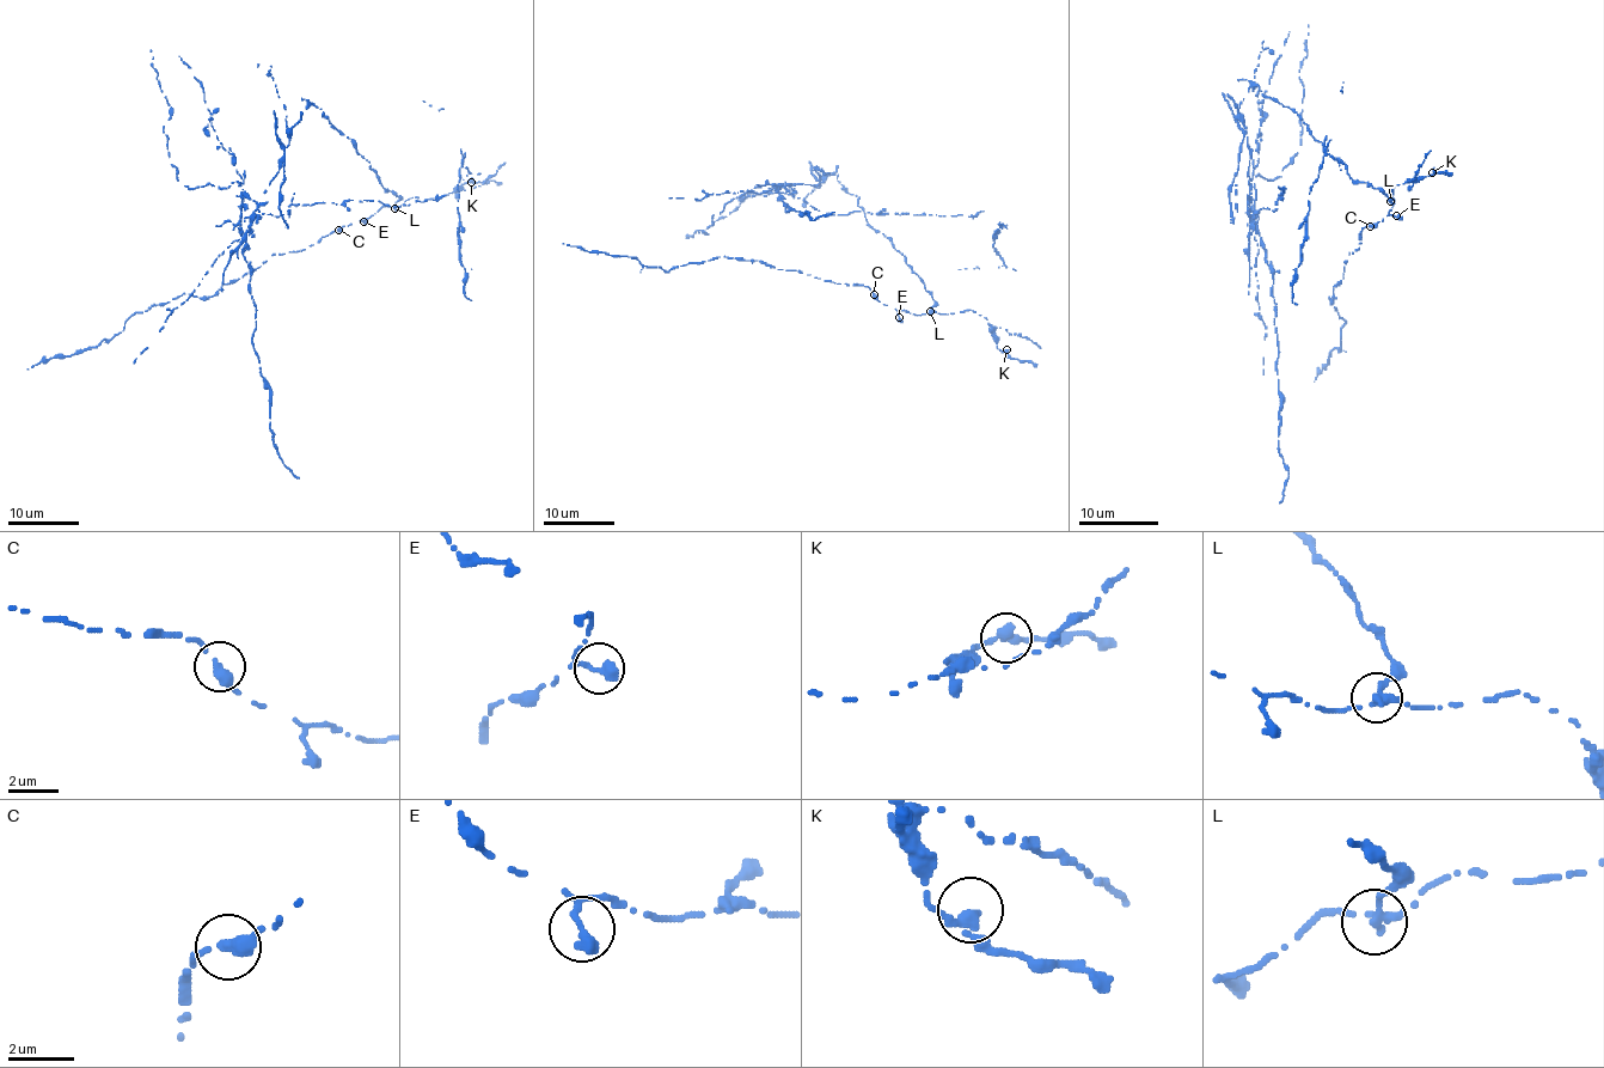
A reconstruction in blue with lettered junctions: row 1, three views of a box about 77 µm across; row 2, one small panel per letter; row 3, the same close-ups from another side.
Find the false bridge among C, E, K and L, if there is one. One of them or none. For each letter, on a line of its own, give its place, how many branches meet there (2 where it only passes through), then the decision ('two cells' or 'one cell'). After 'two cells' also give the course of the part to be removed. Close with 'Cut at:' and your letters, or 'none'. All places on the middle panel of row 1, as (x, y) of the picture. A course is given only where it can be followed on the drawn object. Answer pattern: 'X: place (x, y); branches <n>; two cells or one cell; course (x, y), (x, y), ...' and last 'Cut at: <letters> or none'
C: place (874, 294); branches 2; one cell
E: place (899, 317); branches 2; one cell
K: place (1006, 349); branches 3; one cell
L: place (930, 311); branches 3; two cells
Cut at: L

